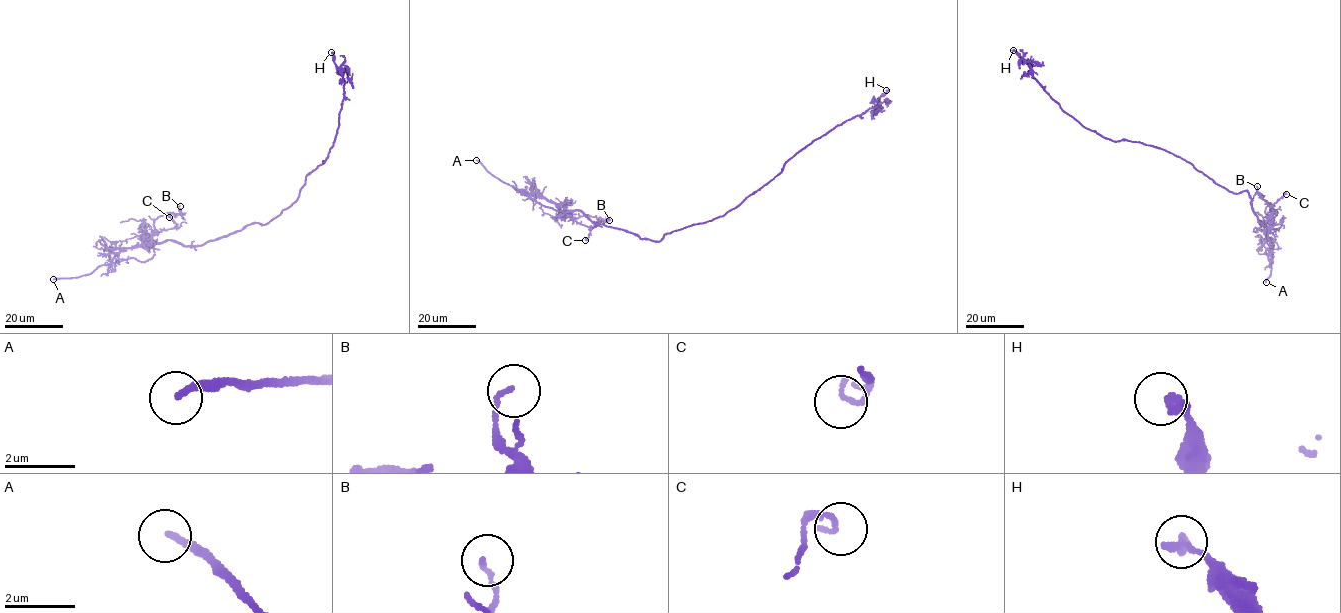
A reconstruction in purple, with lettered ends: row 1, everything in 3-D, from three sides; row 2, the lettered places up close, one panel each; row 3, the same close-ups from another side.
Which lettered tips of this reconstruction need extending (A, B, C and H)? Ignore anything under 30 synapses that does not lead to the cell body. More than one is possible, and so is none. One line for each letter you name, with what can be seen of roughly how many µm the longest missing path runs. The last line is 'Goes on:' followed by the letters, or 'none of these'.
A: Missing length about 30 µm
Goes on: A

